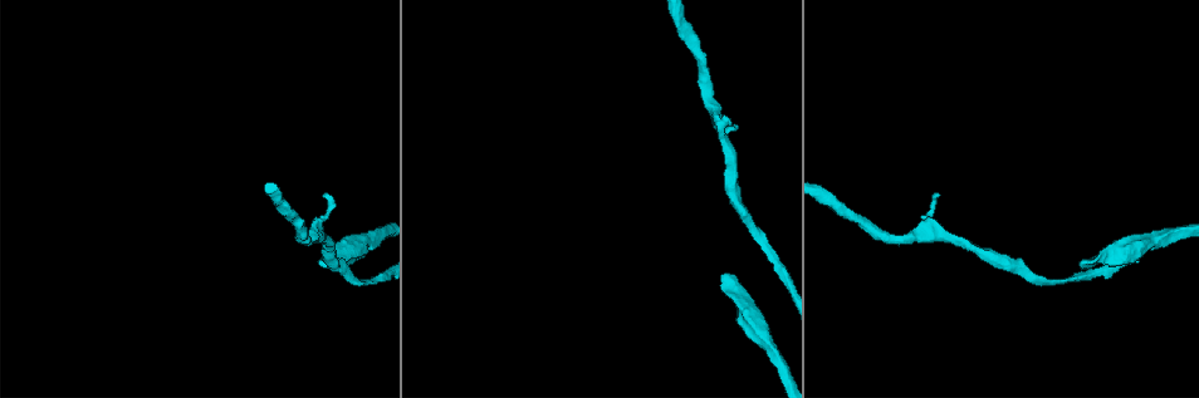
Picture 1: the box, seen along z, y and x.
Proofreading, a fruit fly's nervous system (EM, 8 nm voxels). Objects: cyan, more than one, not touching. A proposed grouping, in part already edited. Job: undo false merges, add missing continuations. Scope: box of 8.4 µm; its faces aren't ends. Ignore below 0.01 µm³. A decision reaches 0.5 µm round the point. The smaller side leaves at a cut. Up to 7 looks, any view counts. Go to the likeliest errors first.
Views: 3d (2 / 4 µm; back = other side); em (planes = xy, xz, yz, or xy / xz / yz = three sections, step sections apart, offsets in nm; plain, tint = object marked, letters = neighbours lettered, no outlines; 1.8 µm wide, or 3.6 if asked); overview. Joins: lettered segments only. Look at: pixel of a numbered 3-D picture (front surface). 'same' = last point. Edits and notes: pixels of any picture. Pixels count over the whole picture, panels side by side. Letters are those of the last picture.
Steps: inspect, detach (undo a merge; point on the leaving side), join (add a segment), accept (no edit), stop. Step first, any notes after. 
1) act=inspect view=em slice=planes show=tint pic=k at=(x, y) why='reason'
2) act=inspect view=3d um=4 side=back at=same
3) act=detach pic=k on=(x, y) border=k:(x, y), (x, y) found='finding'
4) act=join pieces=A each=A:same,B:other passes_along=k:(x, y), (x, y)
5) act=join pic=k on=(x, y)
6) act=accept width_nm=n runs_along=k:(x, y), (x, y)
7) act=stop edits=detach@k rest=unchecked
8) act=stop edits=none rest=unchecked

act=inspect view=em slice=planes show=plain pic=1 at=(321, 261) why='an open end'

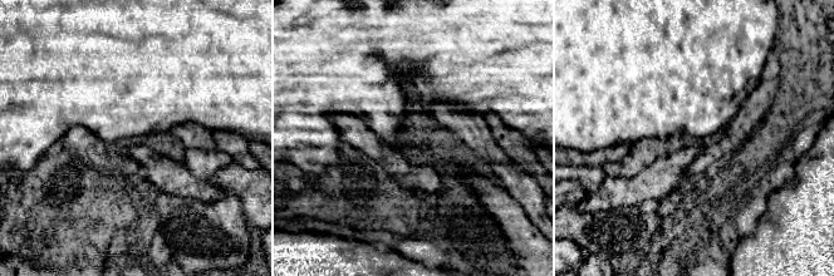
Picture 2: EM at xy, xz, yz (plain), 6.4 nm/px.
act=inspect view=em slice=planes show=tint at=same why='where the object lies'

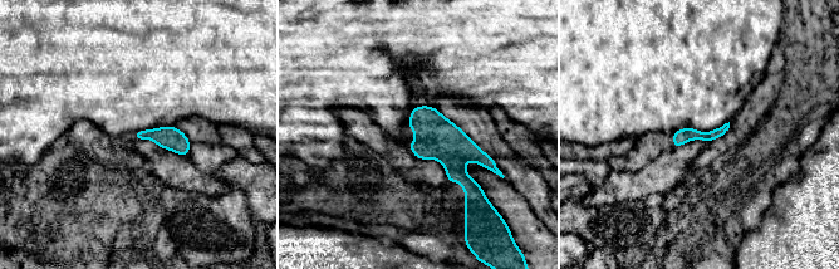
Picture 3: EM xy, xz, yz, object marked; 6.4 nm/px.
act=inspect view=em slice=planes show=letters at=same why='see the neighbours'

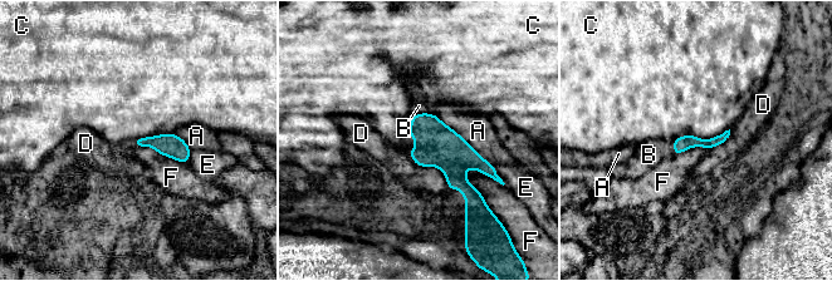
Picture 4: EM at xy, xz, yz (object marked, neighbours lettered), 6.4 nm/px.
act=join pieces=B each=A:other,B:same,C:other,D:other,E:other,F:other passes_along=4:(685, 142), (674, 147), (649, 154) found='it goes on there'

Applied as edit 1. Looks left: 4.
act=inspect view=overview why='see it whole again'

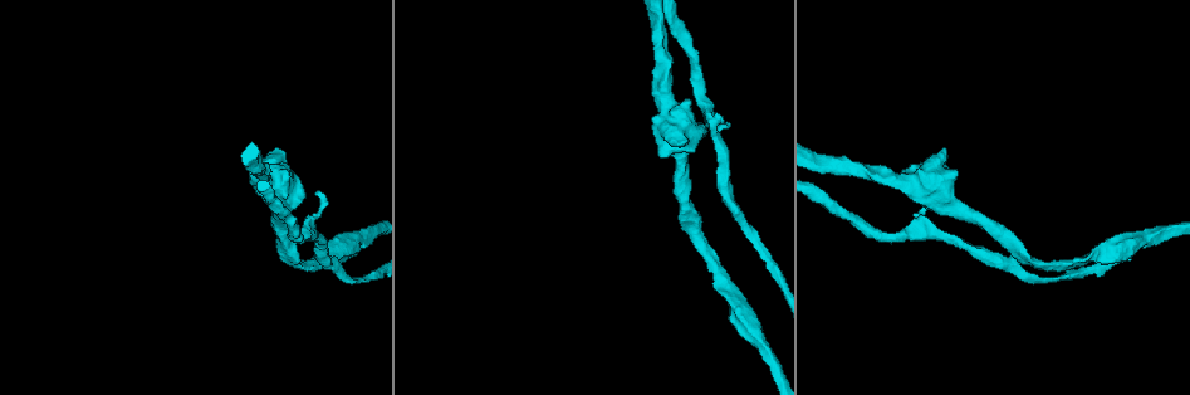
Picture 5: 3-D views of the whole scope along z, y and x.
act=inspect view=3d um=4 pic=5 at=(763, 343) why='thick turns thin'

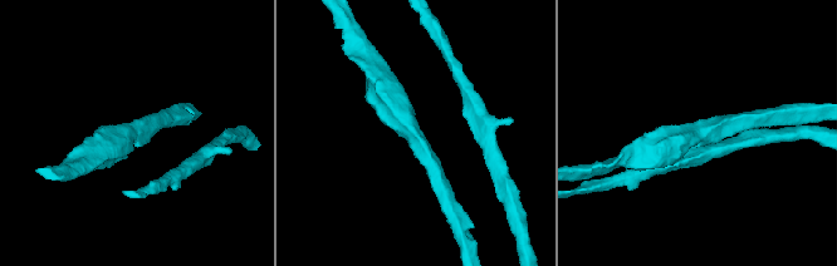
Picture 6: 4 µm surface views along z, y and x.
act=inspect view=em um=3.6 slice=xy step=16 show=tint pic=6 at=(415, 133) arm_widths_nm=220,400 why='need the tissue'

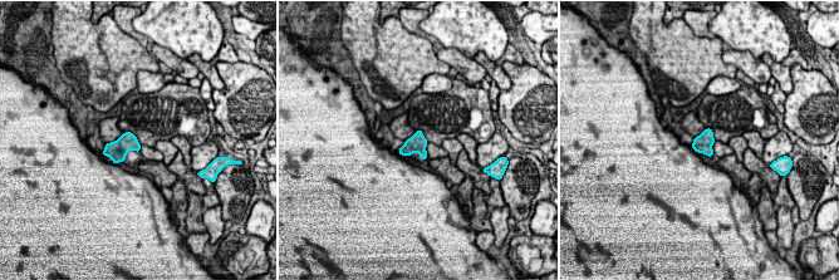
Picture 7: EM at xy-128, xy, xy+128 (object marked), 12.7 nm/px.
act=inspect view=em um=3.6 slice=xz step=16 show=letters at=same

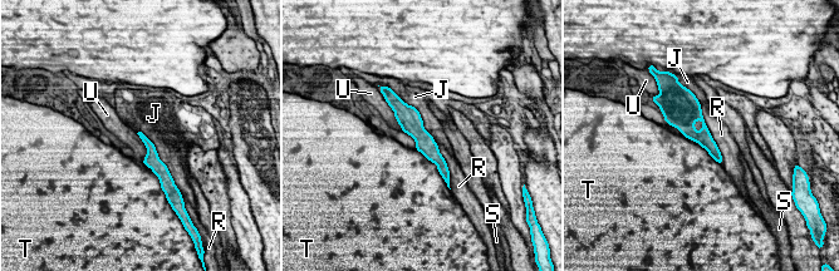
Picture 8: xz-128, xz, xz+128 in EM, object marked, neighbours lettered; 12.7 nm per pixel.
act=accept each=J:other,R:other,S:other,T:other,U:other runs_along=8:(400, 107), (441, 164) found='continuous, no second neuron'

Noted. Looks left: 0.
act=stop edits=join@4 rest=unchecked

